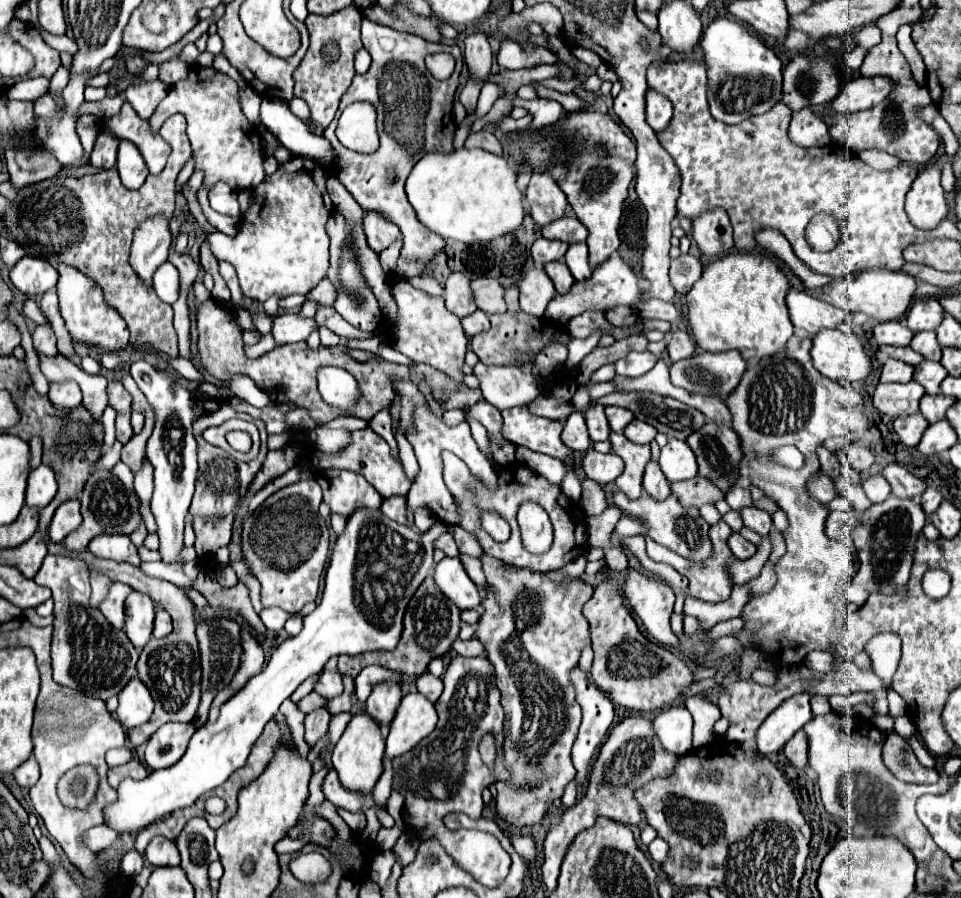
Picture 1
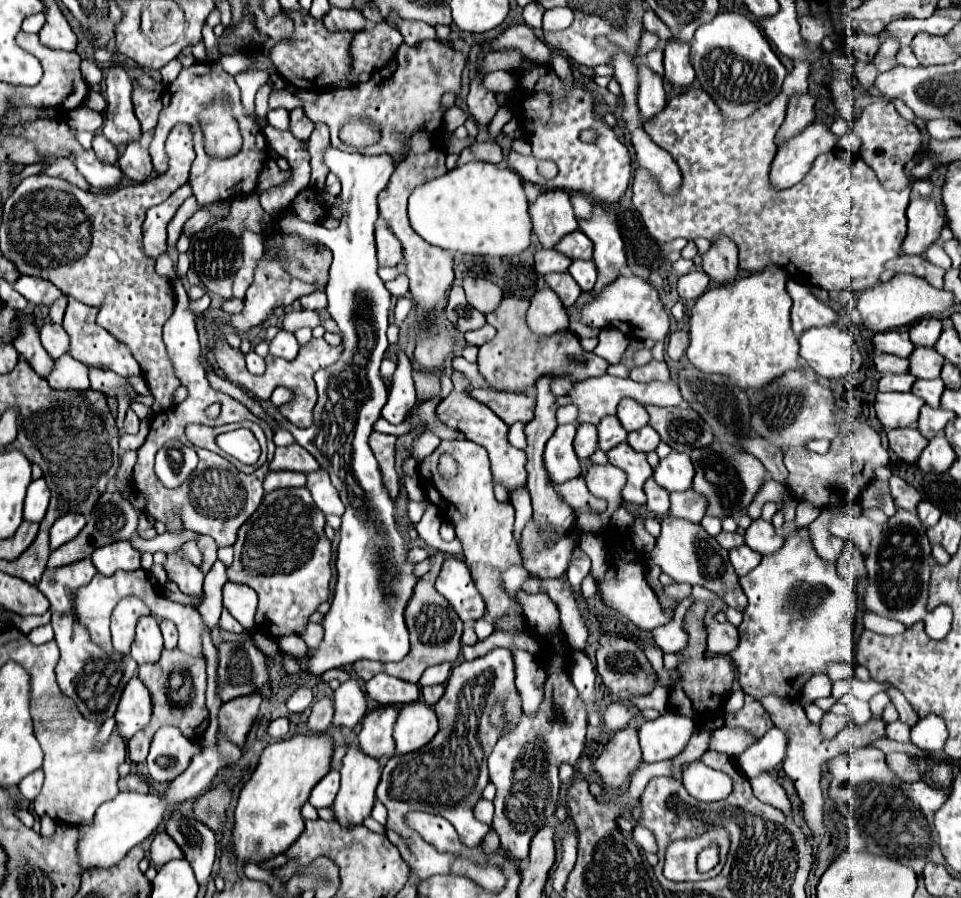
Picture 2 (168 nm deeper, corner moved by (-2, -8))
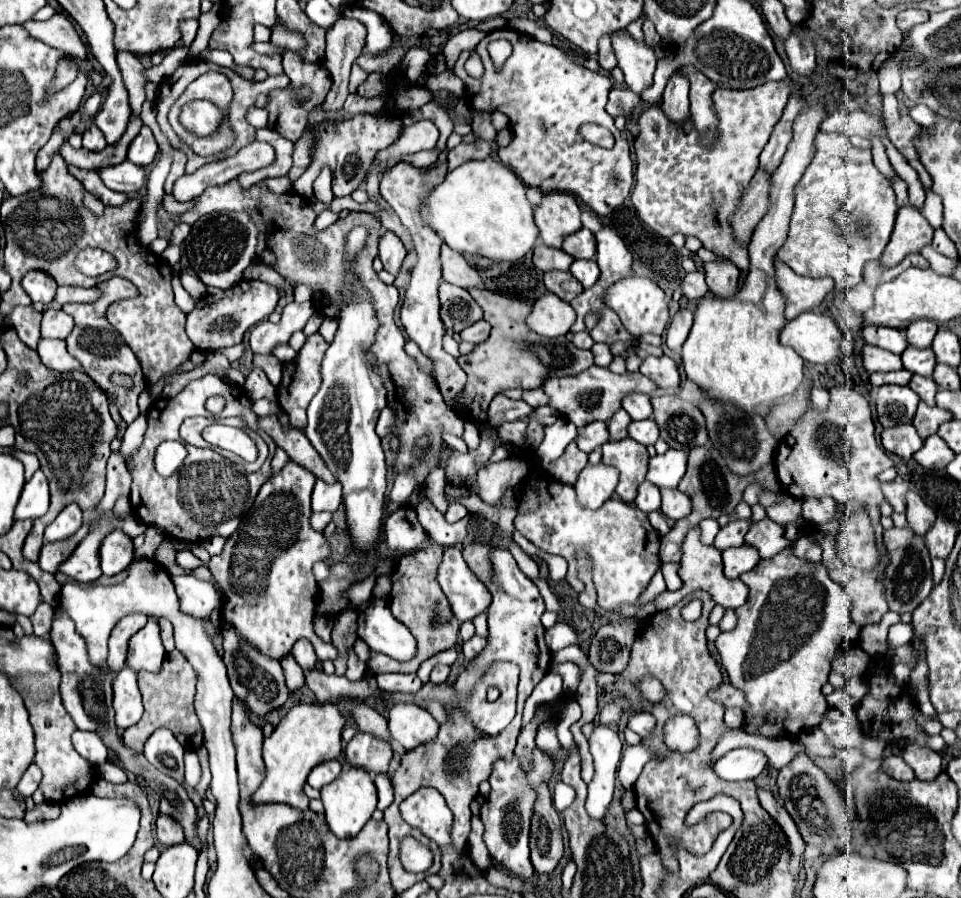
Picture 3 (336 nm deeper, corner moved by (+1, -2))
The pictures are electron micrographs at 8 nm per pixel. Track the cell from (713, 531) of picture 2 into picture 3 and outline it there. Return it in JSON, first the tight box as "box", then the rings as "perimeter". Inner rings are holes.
{"box":[698,518,720,544],"perimeter":[[[712,518],[702,520],[702,522],[698,524],[698,528],[700,528],[700,542],[702,542],[702,544],[712,544],[712,542],[714,542],[714,536],[716,536],[718,530],[720,530],[718,522],[712,520]]]}

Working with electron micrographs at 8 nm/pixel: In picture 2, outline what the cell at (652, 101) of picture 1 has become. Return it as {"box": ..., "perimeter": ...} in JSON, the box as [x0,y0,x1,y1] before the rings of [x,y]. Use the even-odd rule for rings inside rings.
{"box":[639,62,667,120],"perimeter":[[[639,62],[641,82],[639,82],[639,110],[643,120],[653,120],[667,106],[667,94],[663,88],[663,80],[657,78],[643,62]]]}

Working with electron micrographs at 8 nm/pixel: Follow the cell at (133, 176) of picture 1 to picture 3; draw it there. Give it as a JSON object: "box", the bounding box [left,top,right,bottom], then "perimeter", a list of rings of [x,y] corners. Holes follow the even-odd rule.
{"box":[128,126,158,166],"perimeter":[[[142,126],[140,134],[130,144],[128,160],[138,164],[138,166],[148,166],[148,164],[152,164],[156,152],[158,152],[158,146],[156,146],[156,140],[152,136],[152,130],[148,126]]]}

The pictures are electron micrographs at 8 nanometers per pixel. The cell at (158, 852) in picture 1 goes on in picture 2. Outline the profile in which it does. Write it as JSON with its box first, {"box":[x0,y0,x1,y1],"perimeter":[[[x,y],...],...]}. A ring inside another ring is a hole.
{"box":[149,832,183,868],"perimeter":[[[161,832],[155,836],[155,840],[151,844],[149,858],[155,868],[161,868],[163,864],[167,864],[171,860],[181,860],[183,854],[181,854],[181,848],[173,842],[173,838],[169,838],[167,832]]]}

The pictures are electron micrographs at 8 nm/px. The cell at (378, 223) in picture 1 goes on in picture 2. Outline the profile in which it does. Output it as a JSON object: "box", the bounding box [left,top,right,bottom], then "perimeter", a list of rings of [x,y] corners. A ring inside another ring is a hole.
{"box":[375,226,403,266],"perimeter":[[[377,226],[375,240],[377,240],[379,266],[397,266],[403,258],[401,242],[397,240],[397,236],[387,226]]]}

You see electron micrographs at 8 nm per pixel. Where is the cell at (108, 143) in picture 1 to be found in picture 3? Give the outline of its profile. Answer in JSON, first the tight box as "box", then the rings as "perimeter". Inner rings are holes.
{"box":[82,124,106,152],"perimeter":[[[94,124],[82,134],[82,146],[86,150],[92,150],[92,152],[100,152],[102,148],[106,148],[106,140],[104,140],[102,132]]]}

